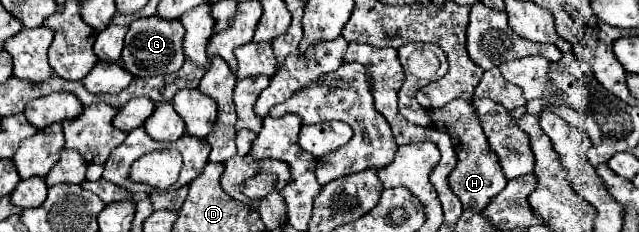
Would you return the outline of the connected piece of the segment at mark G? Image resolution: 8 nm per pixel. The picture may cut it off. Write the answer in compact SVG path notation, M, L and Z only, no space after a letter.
M159 16L139 18L127 30L121 60L133 76L159 76L159 74L177 72L185 62L183 34L185 34L185 28L179 20L165 20Z

